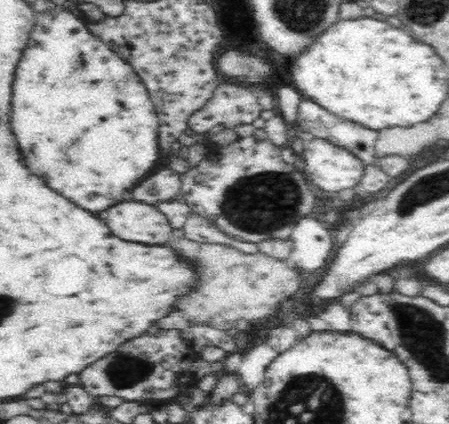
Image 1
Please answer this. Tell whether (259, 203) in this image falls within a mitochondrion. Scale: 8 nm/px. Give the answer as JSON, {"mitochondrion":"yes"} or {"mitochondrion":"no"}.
{"mitochondrion":"yes"}

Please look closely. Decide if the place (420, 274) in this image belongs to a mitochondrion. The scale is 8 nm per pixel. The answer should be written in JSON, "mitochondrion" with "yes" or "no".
{"mitochondrion":"no"}

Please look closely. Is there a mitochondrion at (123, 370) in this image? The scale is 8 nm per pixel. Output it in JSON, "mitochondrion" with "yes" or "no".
{"mitochondrion":"yes"}

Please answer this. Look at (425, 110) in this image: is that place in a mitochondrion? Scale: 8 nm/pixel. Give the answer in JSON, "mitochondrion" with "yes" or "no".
{"mitochondrion":"no"}

